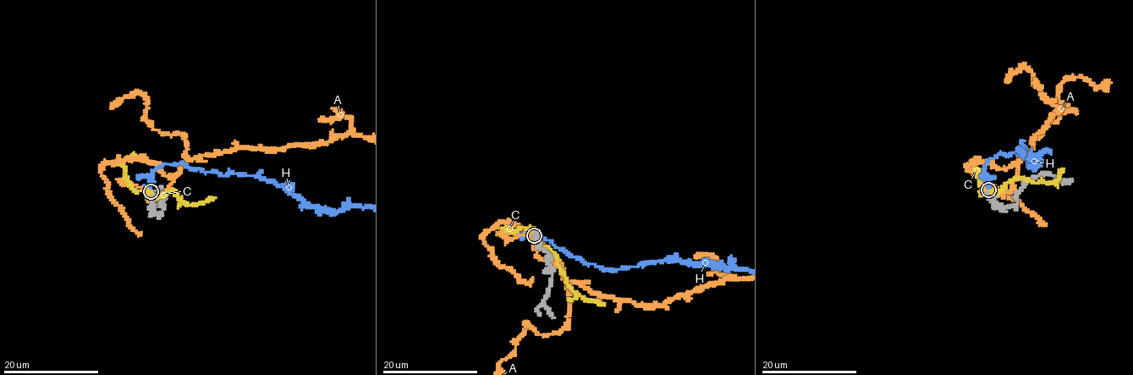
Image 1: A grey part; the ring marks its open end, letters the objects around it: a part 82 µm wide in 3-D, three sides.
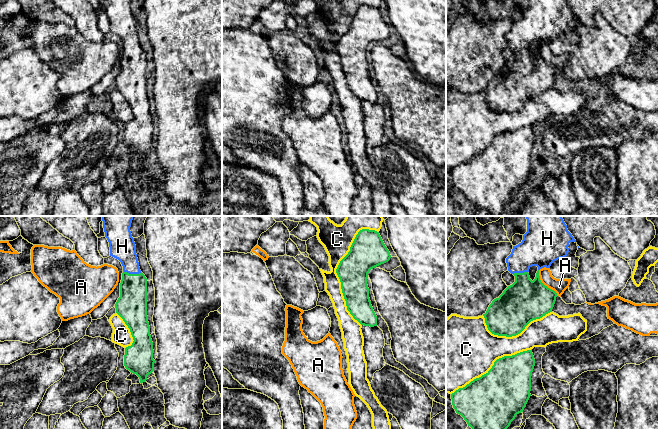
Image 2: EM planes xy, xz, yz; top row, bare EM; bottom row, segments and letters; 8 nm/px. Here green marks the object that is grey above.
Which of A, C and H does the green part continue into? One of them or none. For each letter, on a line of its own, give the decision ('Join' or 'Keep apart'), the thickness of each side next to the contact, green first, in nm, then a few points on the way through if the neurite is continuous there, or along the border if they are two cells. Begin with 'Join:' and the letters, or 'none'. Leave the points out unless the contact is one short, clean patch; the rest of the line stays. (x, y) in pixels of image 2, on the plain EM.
Join: H
A: Keep apart. Thickness 340 nm (green) against 110 nm. Boundary: yz (538, 46), (540, 56), (557, 71)
C: Keep apart. Thickness 240 nm (green) against 220 nm
H: Join. Thickness 240 nm (green) against 200 nm

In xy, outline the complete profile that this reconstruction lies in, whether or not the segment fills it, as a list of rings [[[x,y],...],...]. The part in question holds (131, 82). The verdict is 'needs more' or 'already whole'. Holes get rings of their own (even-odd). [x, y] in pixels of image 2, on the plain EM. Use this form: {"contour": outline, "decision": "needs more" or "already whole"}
{"contour": [[[103,0],[105,13],[109,18],[110,32],[118,35],[123,42],[120,73],[115,80],[116,89],[130,105],[134,116],[131,122],[125,124],[124,142],[131,149],[136,150],[142,160],[154,147],[155,136],[153,135],[153,118],[147,92],[147,54],[140,46],[136,21],[130,3],[131,0]]], "decision": "needs more"}

